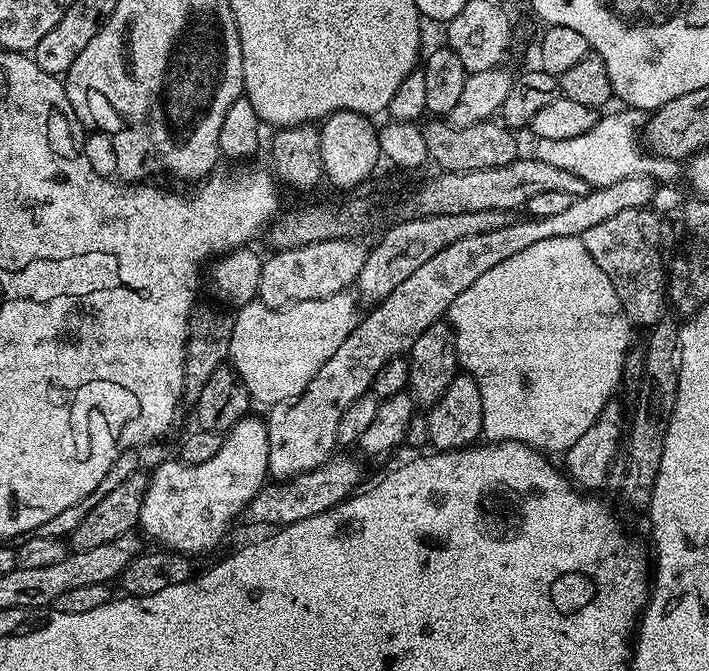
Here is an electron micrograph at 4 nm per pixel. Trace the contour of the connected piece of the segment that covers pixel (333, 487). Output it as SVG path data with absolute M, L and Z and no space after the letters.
M333 455L320 467L299 473L292 479L265 483L260 493L248 503L246 520L252 524L283 526L302 522L302 518L314 518L314 514L322 514L335 504L341 504L357 491L356 483L360 480L360 468L350 457L338 455Z

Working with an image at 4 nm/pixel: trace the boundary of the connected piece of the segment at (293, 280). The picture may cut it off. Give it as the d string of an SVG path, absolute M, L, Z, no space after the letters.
M356 238L347 240L327 240L314 242L297 248L273 251L272 257L265 259L261 266L261 284L258 295L259 303L266 308L286 308L290 302L297 300L321 300L339 292L351 289L359 281L360 271L368 258L369 245L359 244Z

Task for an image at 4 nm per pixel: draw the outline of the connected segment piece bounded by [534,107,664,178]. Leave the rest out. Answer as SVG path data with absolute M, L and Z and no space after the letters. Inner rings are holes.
M630 107L624 112L612 112L609 116L601 115L595 126L586 134L578 134L578 138L546 138L536 140L535 159L548 162L550 166L571 168L579 176L608 176L604 178L619 178L621 176L653 176L660 178L664 168L655 155L649 154L643 147L636 148L636 136L641 135L645 127L645 113ZM656 164L656 165L655 165ZM653 167L653 168L652 168Z

